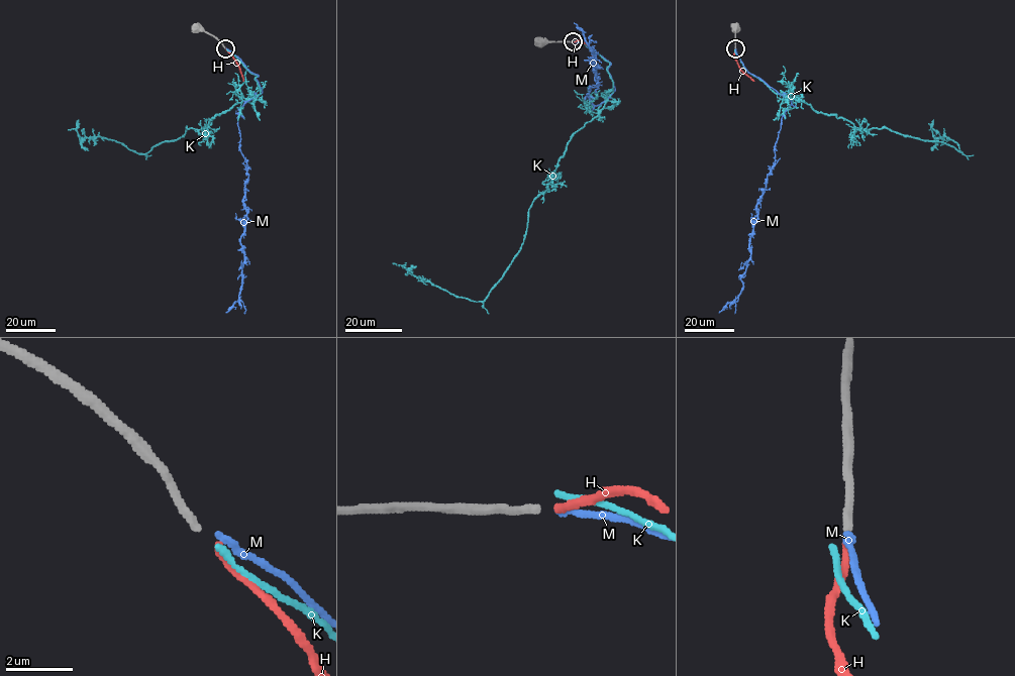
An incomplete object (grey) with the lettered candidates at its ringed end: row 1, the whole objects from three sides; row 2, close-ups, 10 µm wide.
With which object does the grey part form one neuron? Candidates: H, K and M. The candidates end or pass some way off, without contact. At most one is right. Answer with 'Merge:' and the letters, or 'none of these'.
Merge: H

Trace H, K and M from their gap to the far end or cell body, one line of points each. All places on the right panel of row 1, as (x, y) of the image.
H: (734, 48), (739, 69), (754, 81)
K: (734, 49), (777, 94), (855, 127), (942, 141), (962, 153), (950, 138), (935, 140), (933, 119)
M: (734, 48), (749, 73), (791, 104), (782, 117), (775, 164), (758, 202), (743, 290), (718, 313)

